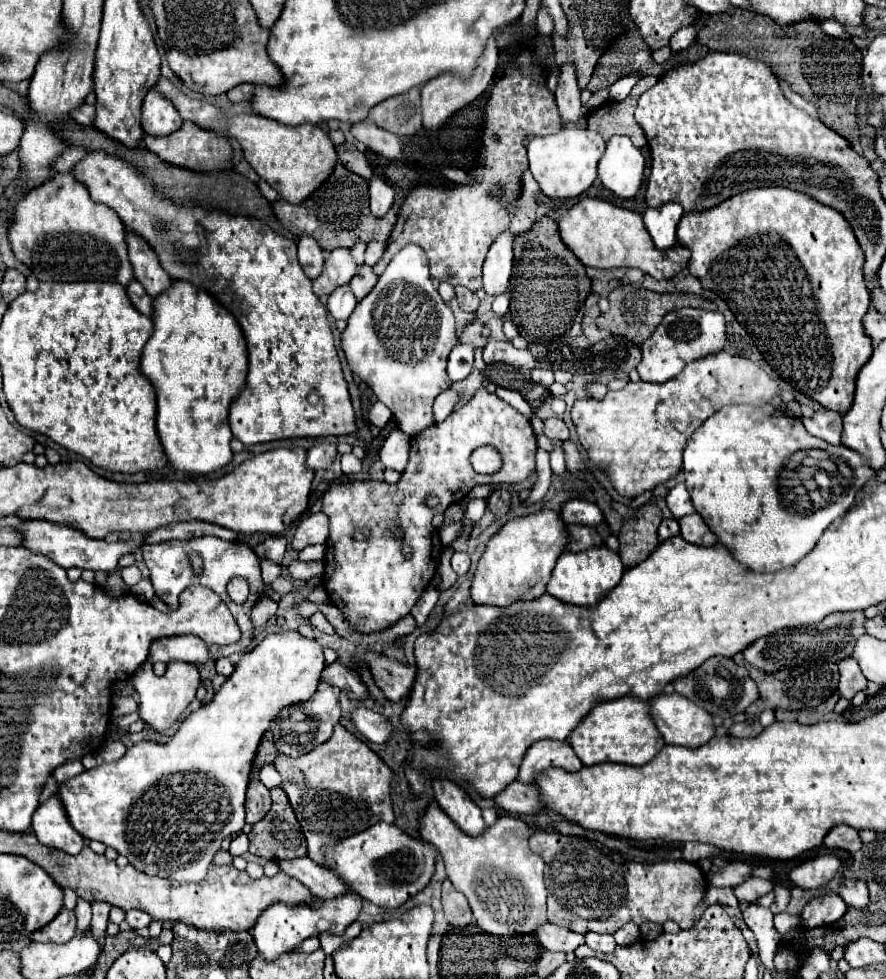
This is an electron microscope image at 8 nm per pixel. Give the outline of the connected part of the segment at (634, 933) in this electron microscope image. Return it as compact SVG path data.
M627 923L623 925L617 933L615 933L615 941L617 945L629 945L633 941L639 939L639 927L635 923Z

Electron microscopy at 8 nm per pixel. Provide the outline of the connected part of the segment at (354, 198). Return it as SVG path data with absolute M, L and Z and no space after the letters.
M341 163L335 167L333 175L301 205L291 205L287 201L277 201L273 203L273 211L281 225L293 233L295 237L301 235L311 235L319 241L319 245L325 251L333 251L337 247L353 247L357 241L369 243L369 241L387 241L391 235L398 212L391 208L383 219L377 219L369 211L369 183L347 171Z

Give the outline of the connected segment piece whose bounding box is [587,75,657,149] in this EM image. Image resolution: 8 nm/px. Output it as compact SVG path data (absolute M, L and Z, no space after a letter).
M647 75L643 77L627 95L625 101L609 101L603 107L591 111L587 115L587 127L597 131L605 141L609 141L613 135L627 135L635 147L645 147L647 139L641 133L641 127L637 125L637 121L633 119L635 107L639 97L651 89L657 83L657 77Z

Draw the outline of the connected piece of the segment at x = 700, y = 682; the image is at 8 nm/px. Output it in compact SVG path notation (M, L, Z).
M711 657L701 667L697 667L691 675L679 677L673 681L675 693L687 697L695 705L703 707L711 715L717 717L733 717L737 713L745 713L745 709L759 697L757 685L749 677L747 669L741 665L735 665L733 659L727 657Z

